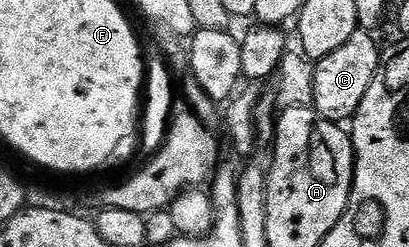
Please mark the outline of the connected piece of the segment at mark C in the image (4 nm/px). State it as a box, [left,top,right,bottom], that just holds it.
[312,29,383,125]

